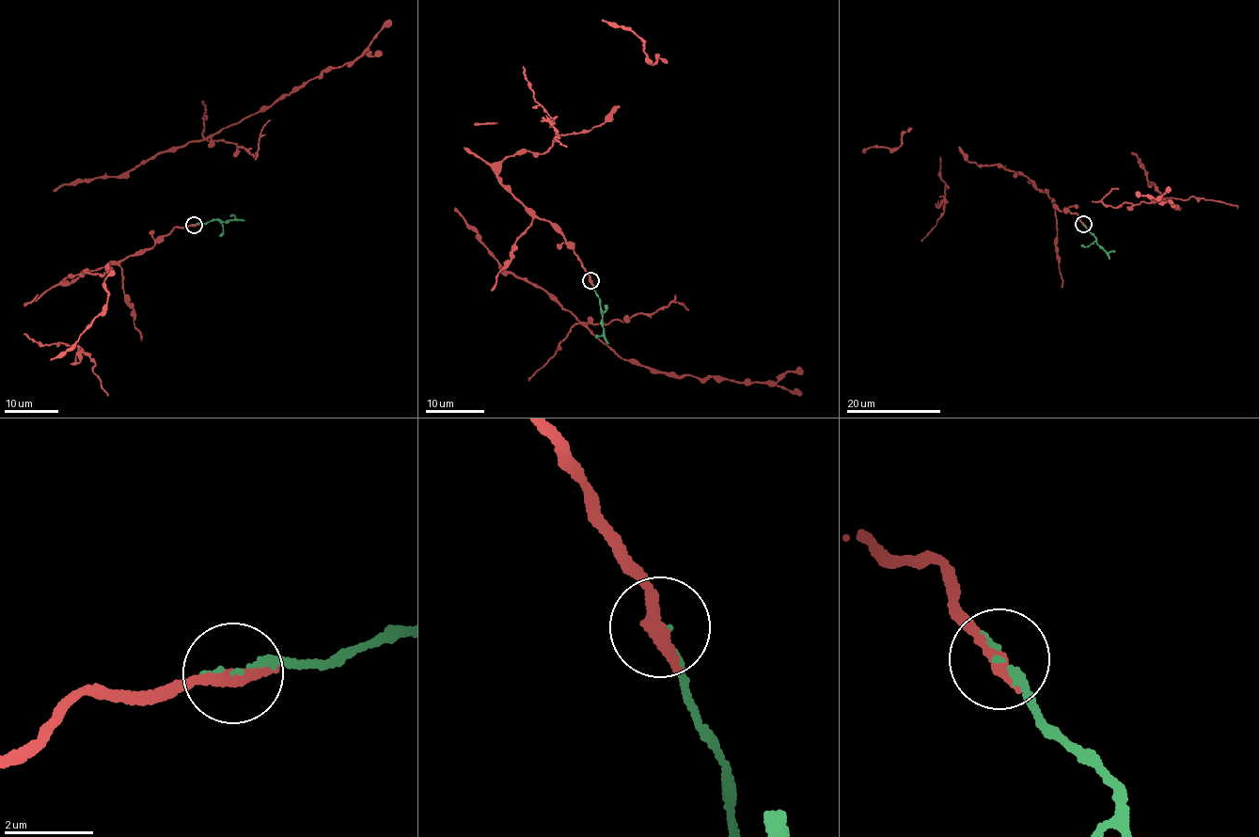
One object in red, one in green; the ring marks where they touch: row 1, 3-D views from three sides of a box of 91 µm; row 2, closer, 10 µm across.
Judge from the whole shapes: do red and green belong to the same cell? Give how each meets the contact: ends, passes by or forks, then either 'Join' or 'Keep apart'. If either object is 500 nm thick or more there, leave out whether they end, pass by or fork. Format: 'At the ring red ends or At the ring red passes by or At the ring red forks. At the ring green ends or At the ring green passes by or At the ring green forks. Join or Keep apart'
At the ring red ends. At the ring green ends. Keep apart

